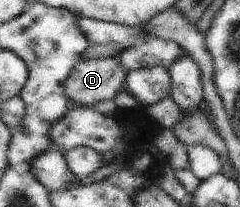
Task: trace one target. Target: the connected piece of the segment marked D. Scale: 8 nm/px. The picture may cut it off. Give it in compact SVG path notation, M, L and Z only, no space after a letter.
M105 57L79 61L71 70L65 82L65 96L68 96L77 106L97 108L97 103L114 99L123 90L129 70L121 66L118 57Z

